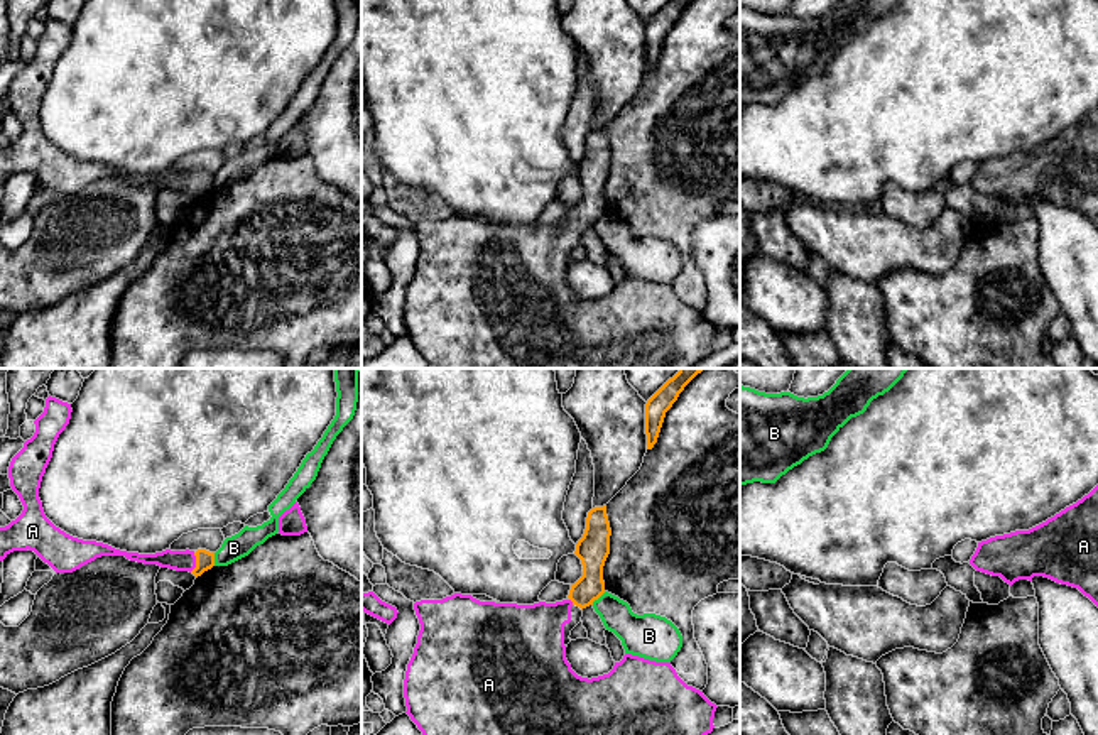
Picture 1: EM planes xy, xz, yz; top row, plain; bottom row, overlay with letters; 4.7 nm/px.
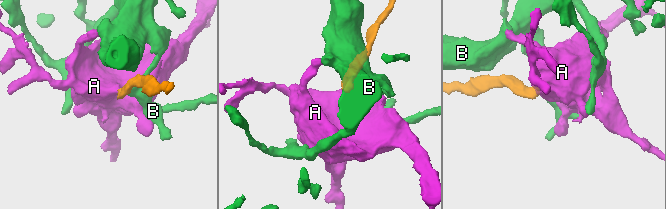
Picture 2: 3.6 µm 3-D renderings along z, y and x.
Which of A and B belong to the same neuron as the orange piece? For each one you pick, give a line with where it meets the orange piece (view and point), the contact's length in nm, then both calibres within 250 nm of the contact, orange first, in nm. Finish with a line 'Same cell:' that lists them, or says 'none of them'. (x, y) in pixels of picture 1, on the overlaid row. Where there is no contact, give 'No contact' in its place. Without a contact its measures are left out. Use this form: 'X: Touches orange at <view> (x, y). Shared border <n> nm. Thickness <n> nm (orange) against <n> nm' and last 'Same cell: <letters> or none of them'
A: Touches orange at xy (196, 563). Shared border 100 nm. Thickness 90 nm (orange) against 100 nm
Same cell: A

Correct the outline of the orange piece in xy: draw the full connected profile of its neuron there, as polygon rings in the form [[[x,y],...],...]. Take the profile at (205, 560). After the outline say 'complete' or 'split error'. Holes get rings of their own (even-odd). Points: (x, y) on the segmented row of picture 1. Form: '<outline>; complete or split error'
[[[46,399],[44,412],[34,421],[35,433],[12,458],[8,478],[24,510],[8,525],[0,527],[0,561],[14,551],[34,551],[56,573],[73,573],[101,556],[125,556],[130,561],[189,571],[196,578],[215,566],[215,553],[206,549],[139,554],[115,549],[96,541],[73,537],[56,527],[44,514],[39,488],[52,458],[54,444],[71,419],[71,404]]]; split error

